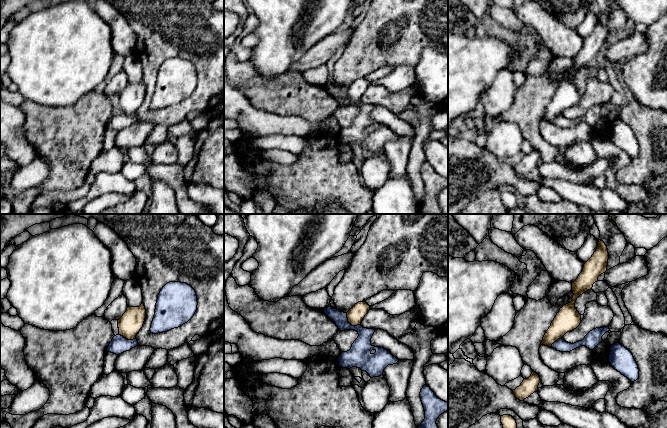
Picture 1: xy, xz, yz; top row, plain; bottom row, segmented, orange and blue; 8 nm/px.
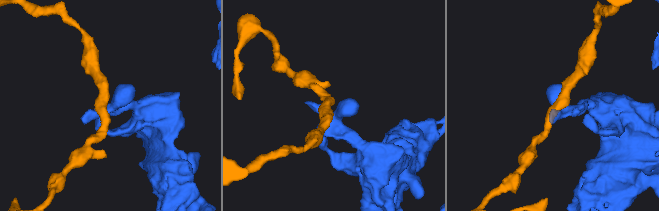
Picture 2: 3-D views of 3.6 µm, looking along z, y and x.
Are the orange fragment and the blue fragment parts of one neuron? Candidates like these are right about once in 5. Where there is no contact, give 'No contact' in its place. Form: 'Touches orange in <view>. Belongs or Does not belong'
Touches orange in xz. Does not belong

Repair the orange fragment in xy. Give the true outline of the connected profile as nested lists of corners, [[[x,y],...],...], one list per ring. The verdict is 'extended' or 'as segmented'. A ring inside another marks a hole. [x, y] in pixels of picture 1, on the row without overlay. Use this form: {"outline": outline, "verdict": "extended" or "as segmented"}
{"outline": [[[144,79],[139,83],[128,83],[118,96],[119,111],[128,116],[136,115],[137,109],[143,103],[146,94]]], "verdict": "as segmented"}

